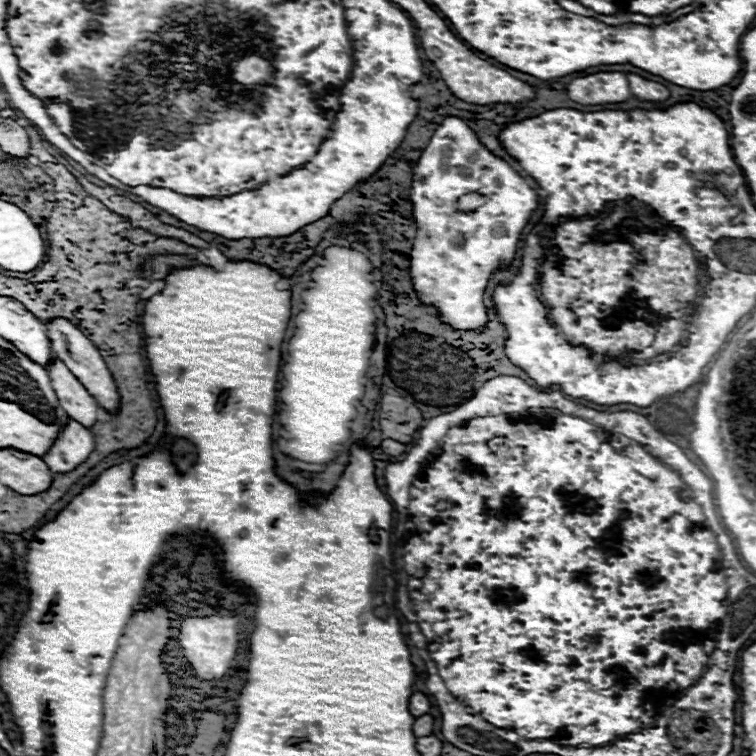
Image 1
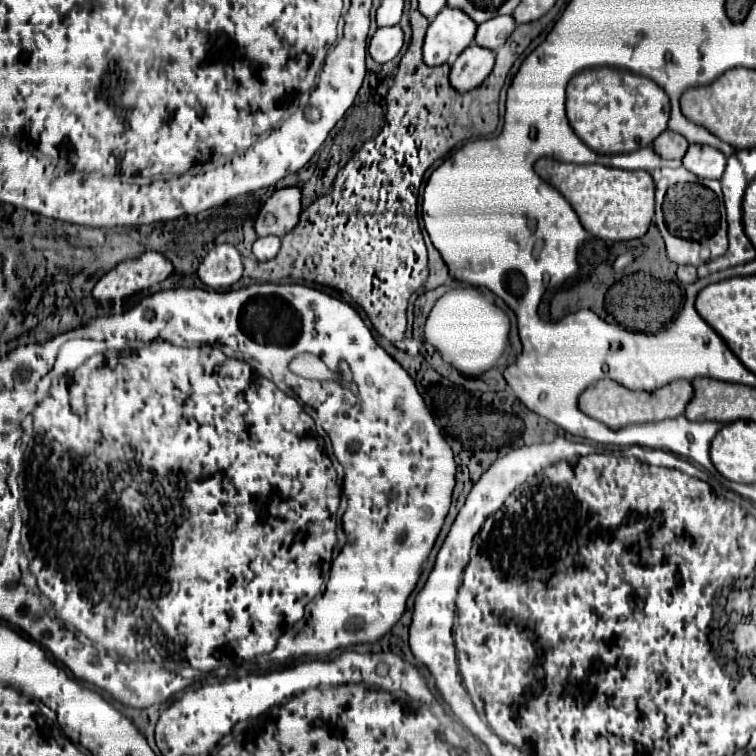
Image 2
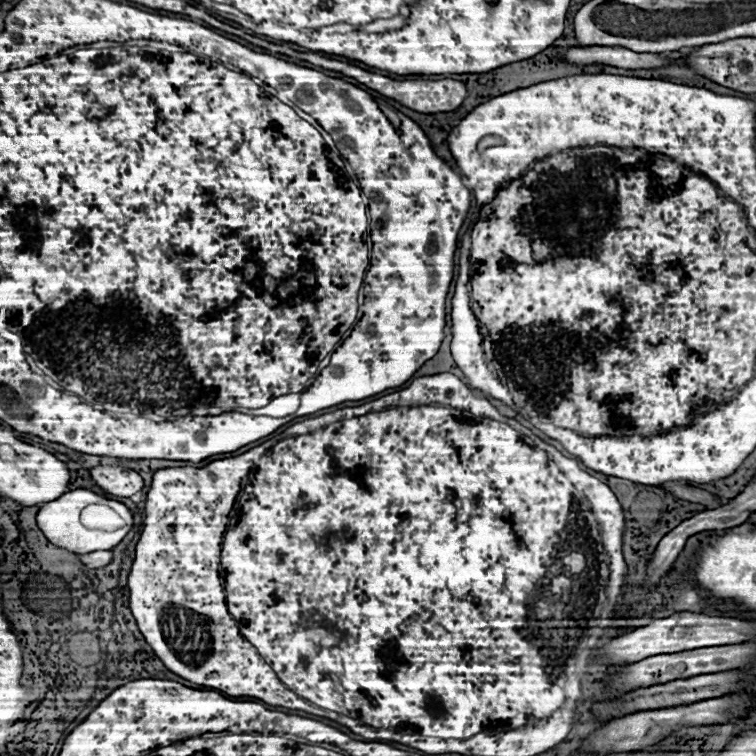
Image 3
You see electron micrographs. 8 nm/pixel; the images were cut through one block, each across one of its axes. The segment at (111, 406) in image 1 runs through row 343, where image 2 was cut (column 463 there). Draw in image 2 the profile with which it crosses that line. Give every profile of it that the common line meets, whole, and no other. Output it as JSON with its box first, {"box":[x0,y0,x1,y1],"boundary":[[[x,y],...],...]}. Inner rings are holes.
{"box":[450,44,496,92],"boundary":[[[470,44],[452,64],[450,84],[458,92],[468,92],[484,82],[484,78],[494,68],[496,54],[492,50],[484,50],[484,46]]]}

